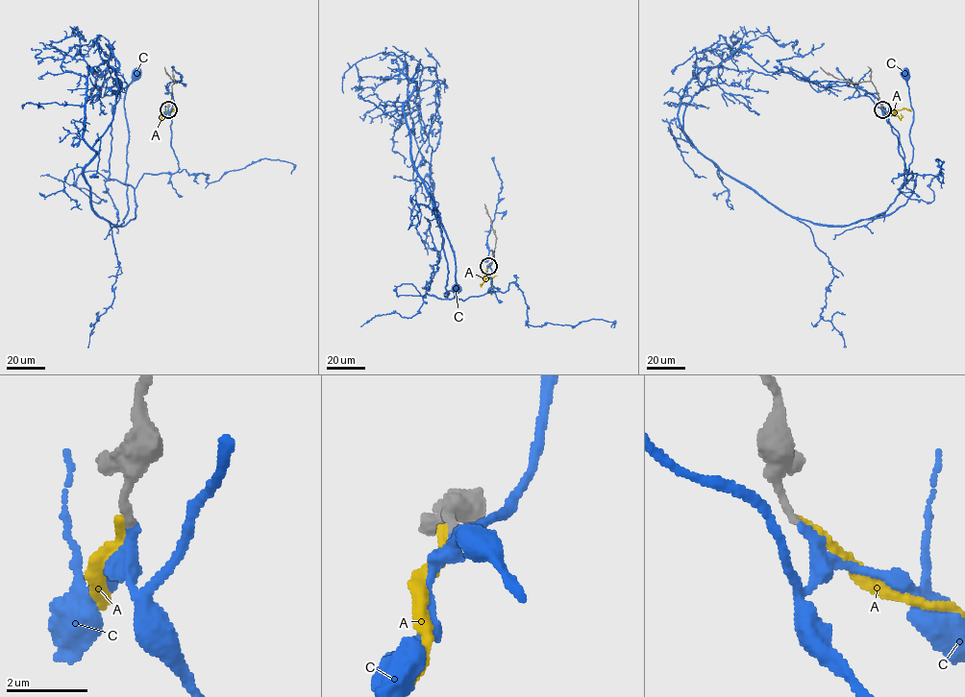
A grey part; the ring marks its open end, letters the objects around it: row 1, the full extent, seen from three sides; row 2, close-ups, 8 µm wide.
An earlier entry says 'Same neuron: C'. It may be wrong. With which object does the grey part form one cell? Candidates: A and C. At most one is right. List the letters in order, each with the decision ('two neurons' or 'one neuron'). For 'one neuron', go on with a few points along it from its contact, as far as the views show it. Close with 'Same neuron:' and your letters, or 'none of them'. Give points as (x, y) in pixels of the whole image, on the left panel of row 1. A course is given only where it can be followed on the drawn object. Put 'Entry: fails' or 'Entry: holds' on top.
Entry: holds
A: two neurons
C: one neuron; course (168, 108), (179, 169), (143, 174), (135, 189), (136, 217), (114, 226), (127, 214), (124, 97), (136, 73)
Same neuron: C

